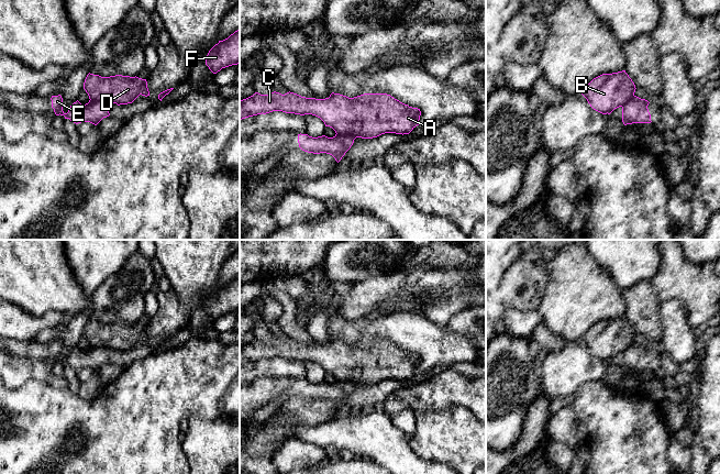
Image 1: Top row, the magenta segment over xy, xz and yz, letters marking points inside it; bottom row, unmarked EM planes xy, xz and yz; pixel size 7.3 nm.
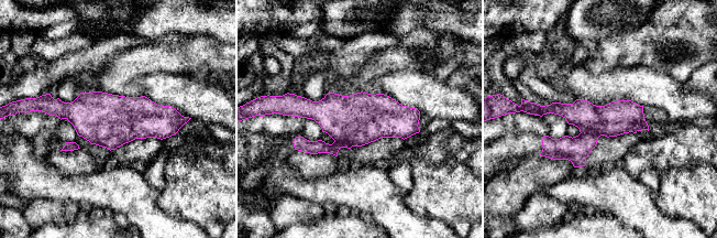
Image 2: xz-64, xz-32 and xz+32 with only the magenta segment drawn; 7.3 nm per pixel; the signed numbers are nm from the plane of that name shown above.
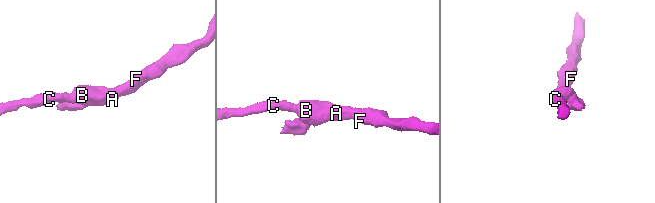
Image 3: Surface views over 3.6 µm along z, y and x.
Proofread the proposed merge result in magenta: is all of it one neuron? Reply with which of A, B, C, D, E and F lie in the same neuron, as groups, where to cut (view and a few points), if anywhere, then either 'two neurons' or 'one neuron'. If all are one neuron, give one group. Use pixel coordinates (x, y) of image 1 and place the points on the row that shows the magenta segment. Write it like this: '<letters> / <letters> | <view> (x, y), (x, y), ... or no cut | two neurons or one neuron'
A B C D F / E | xy (90, 99), (109, 103) | two neurons

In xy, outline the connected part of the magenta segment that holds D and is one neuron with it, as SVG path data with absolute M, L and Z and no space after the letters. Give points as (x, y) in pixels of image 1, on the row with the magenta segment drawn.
M89 73L85 79L84 89L90 100L107 101L109 104L118 106L132 103L140 95L149 96L146 79L136 76L101 77Z

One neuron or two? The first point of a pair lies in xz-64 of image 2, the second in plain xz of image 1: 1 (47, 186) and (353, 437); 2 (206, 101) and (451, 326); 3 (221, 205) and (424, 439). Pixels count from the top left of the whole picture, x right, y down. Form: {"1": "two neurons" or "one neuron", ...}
{"1": "one neuron", "2": "two neurons", "3": "one neuron"}

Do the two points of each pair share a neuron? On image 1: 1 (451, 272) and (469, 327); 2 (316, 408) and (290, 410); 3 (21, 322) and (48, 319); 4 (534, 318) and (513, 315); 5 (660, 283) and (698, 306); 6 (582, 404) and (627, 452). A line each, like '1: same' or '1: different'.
1: different
2: same
3: same
4: same
5: same
6: same

